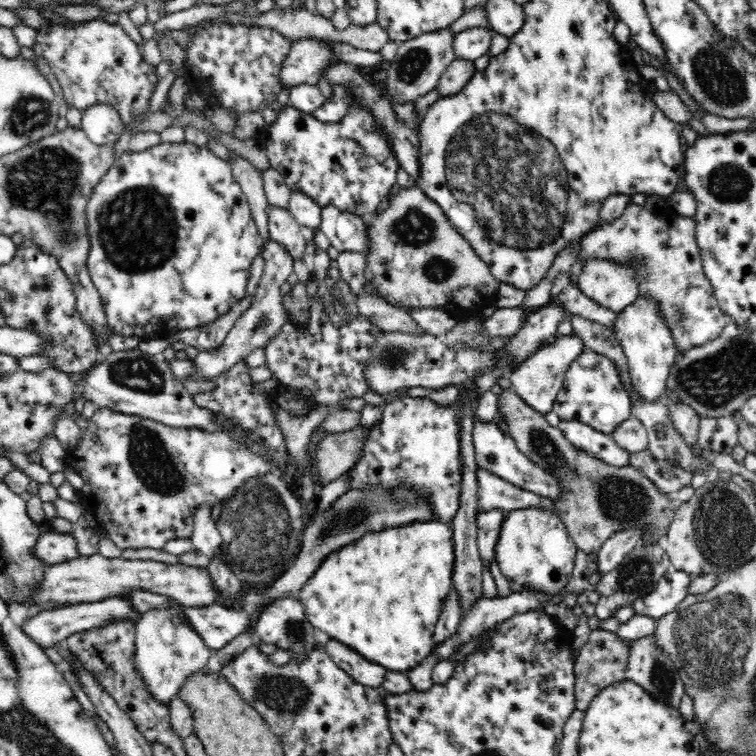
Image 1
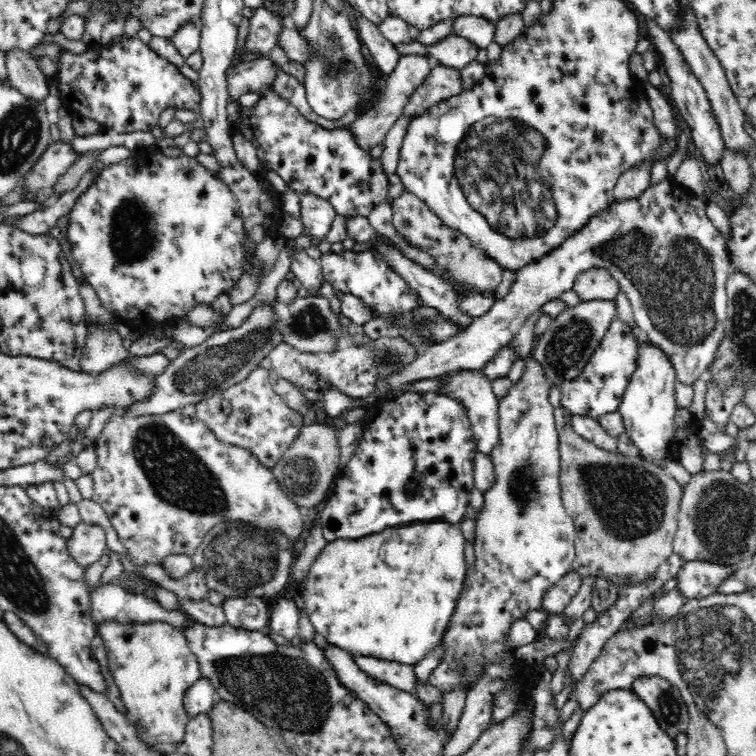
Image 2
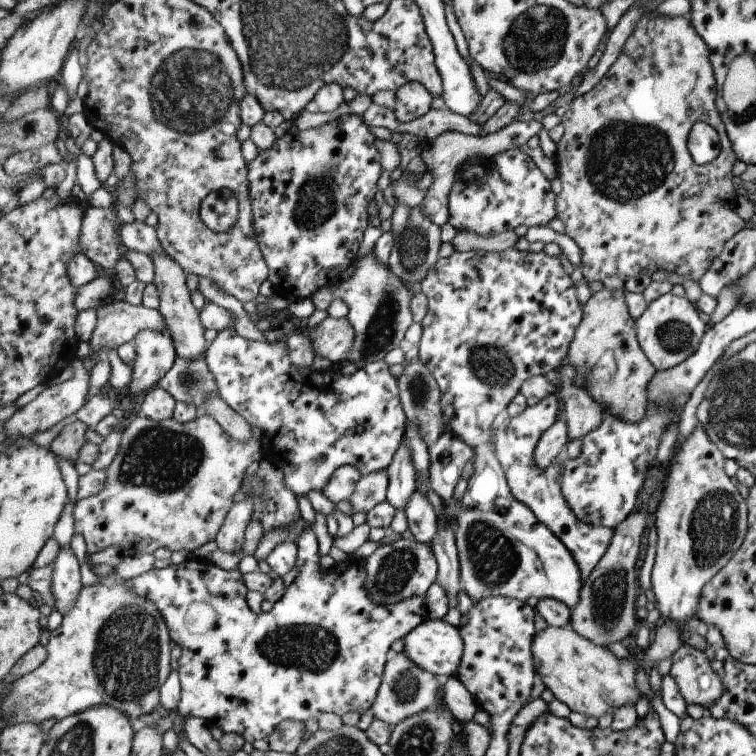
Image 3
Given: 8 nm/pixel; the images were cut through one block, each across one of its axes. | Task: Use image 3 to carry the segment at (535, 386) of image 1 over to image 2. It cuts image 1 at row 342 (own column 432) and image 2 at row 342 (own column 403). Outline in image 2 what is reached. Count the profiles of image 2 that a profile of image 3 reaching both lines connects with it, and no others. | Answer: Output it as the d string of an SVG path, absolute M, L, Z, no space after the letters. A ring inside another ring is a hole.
M614 299L580 300L576 306L567 306L562 310L556 318L552 319L549 327L535 338L531 355L545 367L546 376L553 385L561 385L566 380L574 380L585 369L615 318Z

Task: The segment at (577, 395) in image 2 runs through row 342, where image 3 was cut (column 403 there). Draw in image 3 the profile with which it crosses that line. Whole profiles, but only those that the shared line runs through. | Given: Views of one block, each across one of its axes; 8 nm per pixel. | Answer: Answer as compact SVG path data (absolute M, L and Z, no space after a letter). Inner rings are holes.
M313 528L307 529L296 542L298 546L298 559L296 570L298 575L295 580L285 588L282 597L273 604L269 612L255 614L249 604L247 604L248 586L244 581L244 574L238 569L227 571L219 568L209 559L201 559L190 556L179 565L169 565L164 569L153 569L145 574L128 579L126 587L138 597L149 599L155 603L155 606L161 611L167 626L169 627L172 640L182 649L180 667L178 668L182 682L182 699L178 706L178 712L183 717L201 717L207 720L210 725L218 726L224 733L240 734L247 742L252 743L255 740L267 740L272 732L275 732L277 726L286 720L296 720L307 722L309 718L318 718L320 714L333 712L339 716L347 712L357 712L360 715L365 714L375 704L380 686L384 681L384 670L387 668L387 658L392 655L391 646L397 640L404 640L409 633L413 632L421 623L427 619L427 595L412 596L407 600L397 603L384 605L374 602L366 587L366 565L355 560L353 555L348 556L348 562L345 562L345 570L323 570L321 568L321 549L319 544L320 535Z

